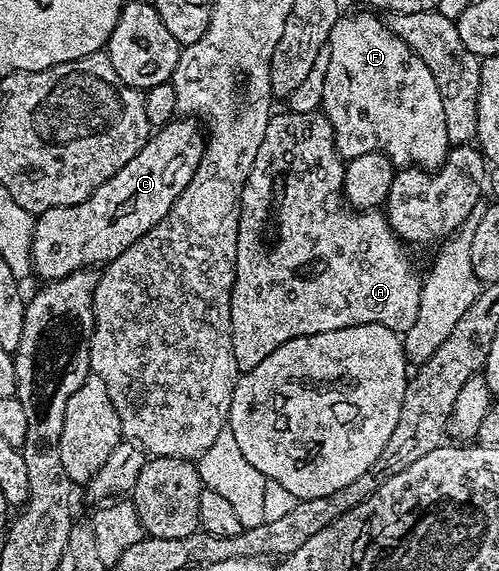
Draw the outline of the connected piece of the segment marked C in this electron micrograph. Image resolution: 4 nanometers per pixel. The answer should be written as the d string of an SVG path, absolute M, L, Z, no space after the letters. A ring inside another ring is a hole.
M175 117L167 126L157 127L144 148L112 176L88 200L75 206L48 208L34 220L32 236L33 273L46 282L68 276L77 270L98 268L120 252L132 248L176 204L180 192L188 188L206 151L206 134L198 119Z

